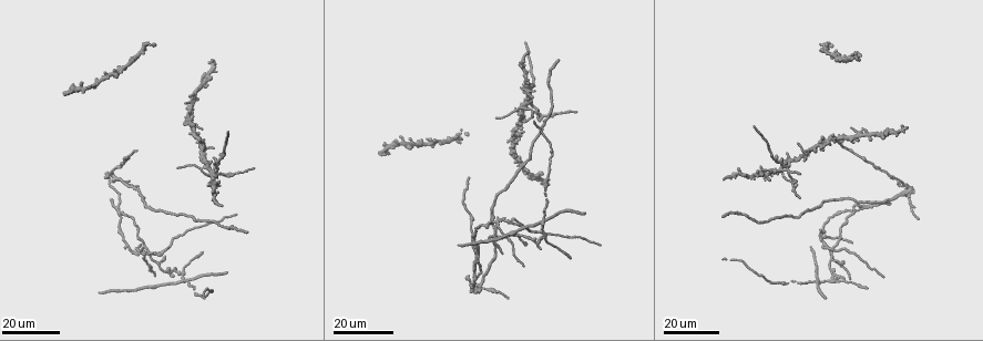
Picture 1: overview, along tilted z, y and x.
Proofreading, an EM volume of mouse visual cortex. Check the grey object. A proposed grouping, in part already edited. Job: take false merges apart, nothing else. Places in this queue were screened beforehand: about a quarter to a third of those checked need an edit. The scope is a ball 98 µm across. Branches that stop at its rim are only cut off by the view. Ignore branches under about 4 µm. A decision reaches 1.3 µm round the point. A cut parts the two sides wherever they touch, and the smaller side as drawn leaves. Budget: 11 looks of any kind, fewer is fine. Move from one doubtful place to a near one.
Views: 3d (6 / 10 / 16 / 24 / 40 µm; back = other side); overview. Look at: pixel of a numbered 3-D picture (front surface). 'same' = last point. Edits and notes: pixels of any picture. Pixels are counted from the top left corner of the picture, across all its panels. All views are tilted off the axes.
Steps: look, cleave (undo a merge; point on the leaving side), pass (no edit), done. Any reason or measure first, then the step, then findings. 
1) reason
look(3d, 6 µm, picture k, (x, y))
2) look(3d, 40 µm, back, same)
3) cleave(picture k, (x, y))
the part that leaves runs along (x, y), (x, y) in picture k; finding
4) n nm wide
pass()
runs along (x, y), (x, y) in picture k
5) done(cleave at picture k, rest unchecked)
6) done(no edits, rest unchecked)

small branch off a trunk
look(3d, 24 µm, picture 1, (829, 142))

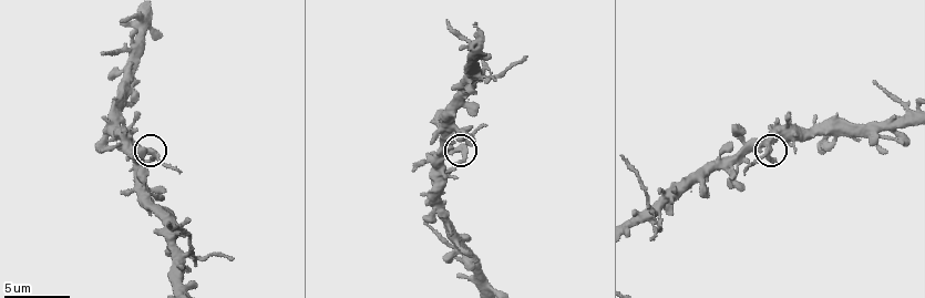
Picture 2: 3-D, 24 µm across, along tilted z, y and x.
look(3d, 10 µm, picture 2, (448, 151))

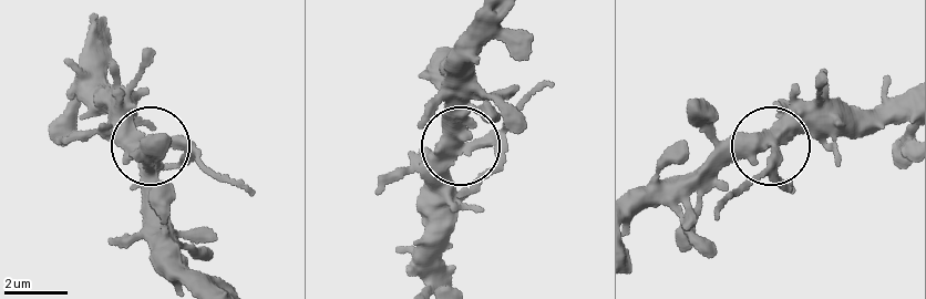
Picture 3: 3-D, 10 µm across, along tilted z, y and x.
410 nm wide
pass()
runs along (480, 32), (462, 148), (490, 141), (527, 102) in picture 3; one cell here

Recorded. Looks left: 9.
look(3d, 6 µm, picture 2, (656, 215))

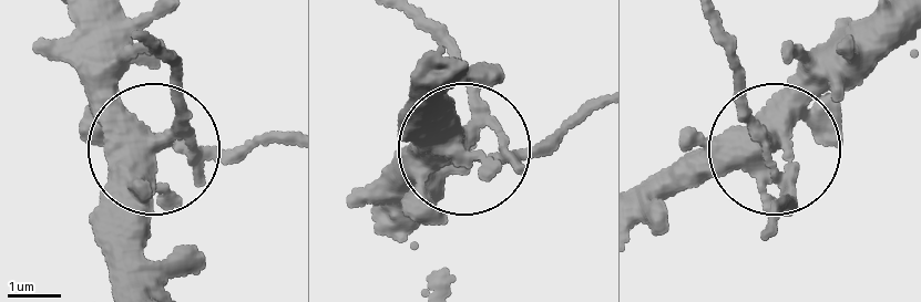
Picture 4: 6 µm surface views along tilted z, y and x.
3 arms
pass()
runs along (450, 90), (436, 132), (460, 145), (469, 112), (450, 30) in picture 4; all the same cell

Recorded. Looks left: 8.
four or more arms meet
look(3d, 24 µm, picture 1, (144, 257))

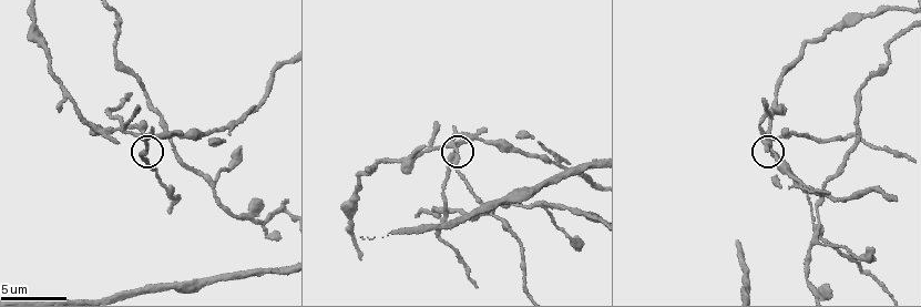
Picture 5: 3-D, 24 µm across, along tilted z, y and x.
look(3d, 10 µm, picture 5, (147, 141))

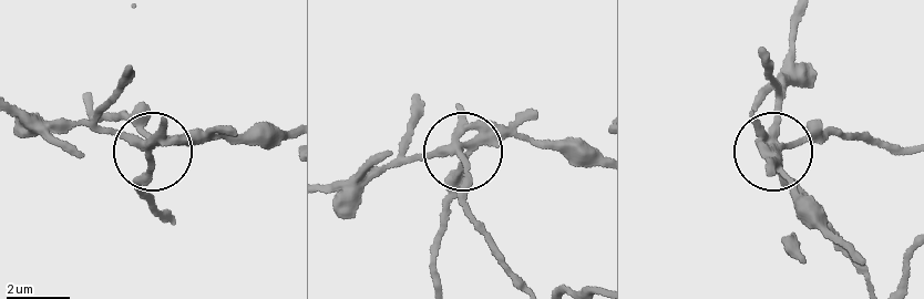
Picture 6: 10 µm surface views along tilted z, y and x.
5 arms
cleave(picture 6, (459, 163))
the part that leaves runs along (486, 132), (329, 183) in picture 6; two cells meet here

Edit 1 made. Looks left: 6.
see it whole again
look(overview)

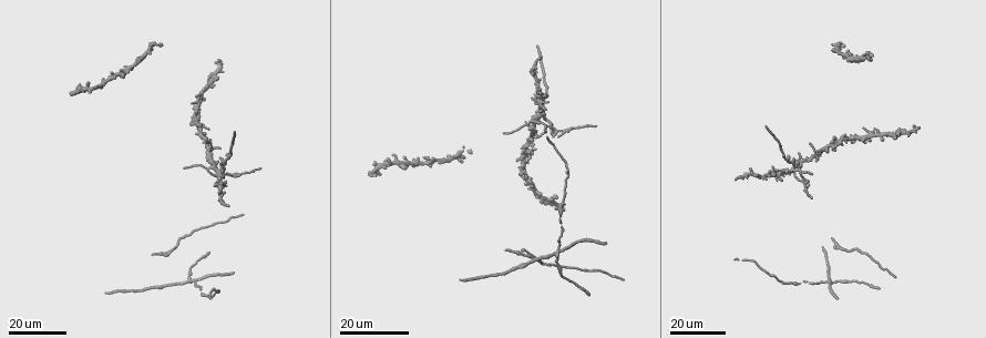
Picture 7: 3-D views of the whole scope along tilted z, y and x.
thin arm on a thick one
look(3d, 24 µm, picture 7, (172, 248))

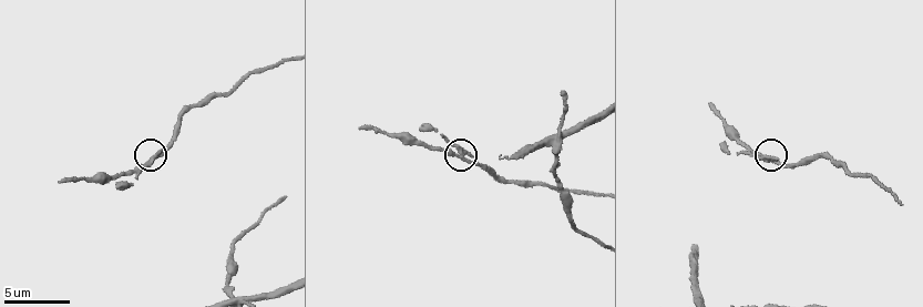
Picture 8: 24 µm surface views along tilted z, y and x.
look(3d, 10 µm, picture 8, (464, 155))

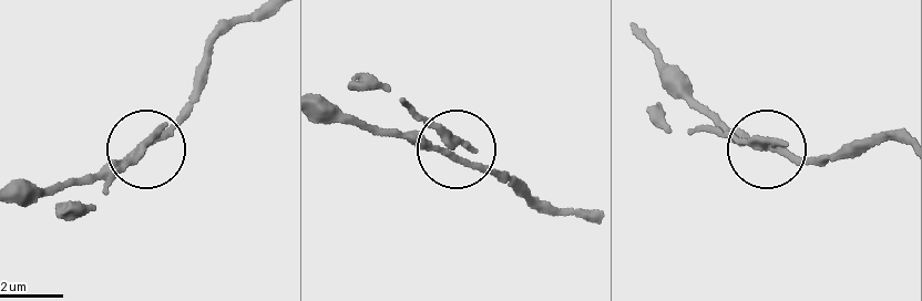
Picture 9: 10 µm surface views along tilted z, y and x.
pass()
all the same cell

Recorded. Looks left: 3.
a fork
look(3d, 6 µm, picture 8, (548, 143))

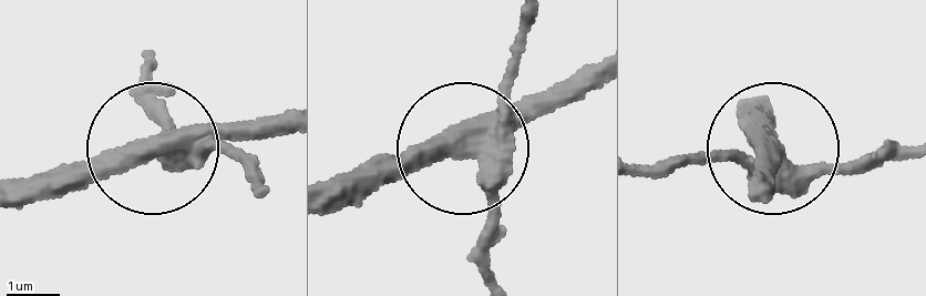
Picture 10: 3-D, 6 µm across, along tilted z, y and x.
side arm 21 µm
cleave(picture 10, (103, 154))
the part that leaves runs along (181, 145), (27, 179) in picture 10; a second cell is stuck on

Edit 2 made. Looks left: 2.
done(cleave at picture 6, cleave at picture 10, rest unchecked)

